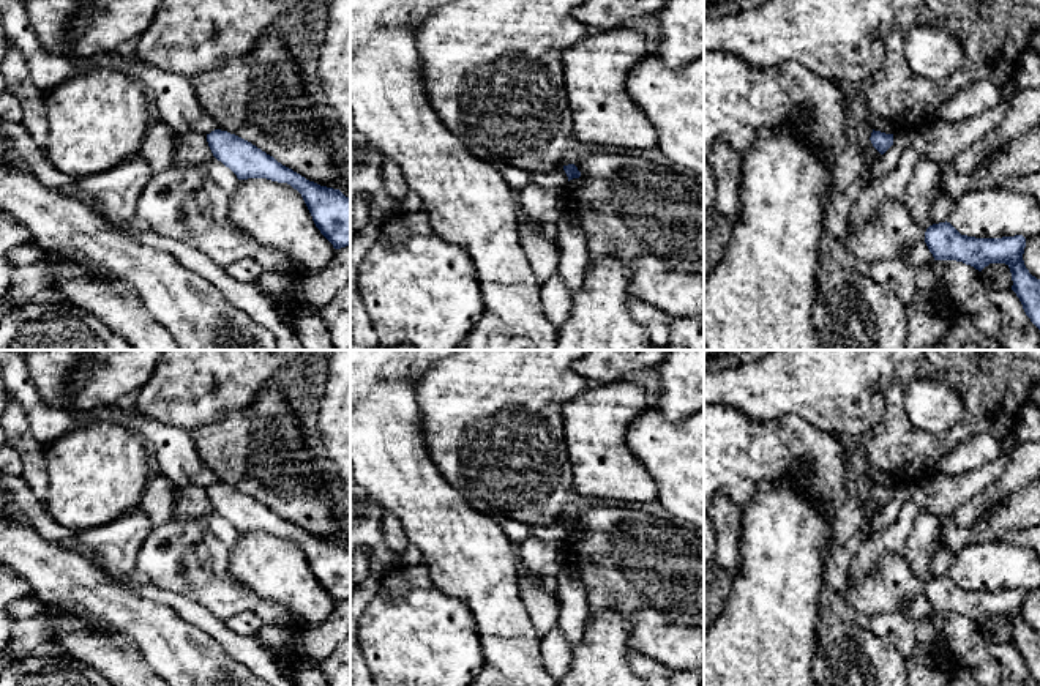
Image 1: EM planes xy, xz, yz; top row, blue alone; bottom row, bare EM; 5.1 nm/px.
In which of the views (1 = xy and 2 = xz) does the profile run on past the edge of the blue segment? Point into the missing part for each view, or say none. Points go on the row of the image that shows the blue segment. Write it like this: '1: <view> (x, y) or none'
1: none
2: none

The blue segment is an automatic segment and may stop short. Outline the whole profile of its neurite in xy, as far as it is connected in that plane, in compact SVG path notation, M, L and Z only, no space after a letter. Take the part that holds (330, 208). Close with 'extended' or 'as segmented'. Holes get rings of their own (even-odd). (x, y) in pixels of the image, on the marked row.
M211 131L207 134L207 142L213 156L238 180L267 178L290 185L301 194L316 227L333 248L341 249L350 244L350 197L339 189L306 180L251 142L227 131Z; as segmented

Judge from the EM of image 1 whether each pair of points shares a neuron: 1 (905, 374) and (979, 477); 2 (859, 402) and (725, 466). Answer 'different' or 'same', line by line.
1: different
2: same

